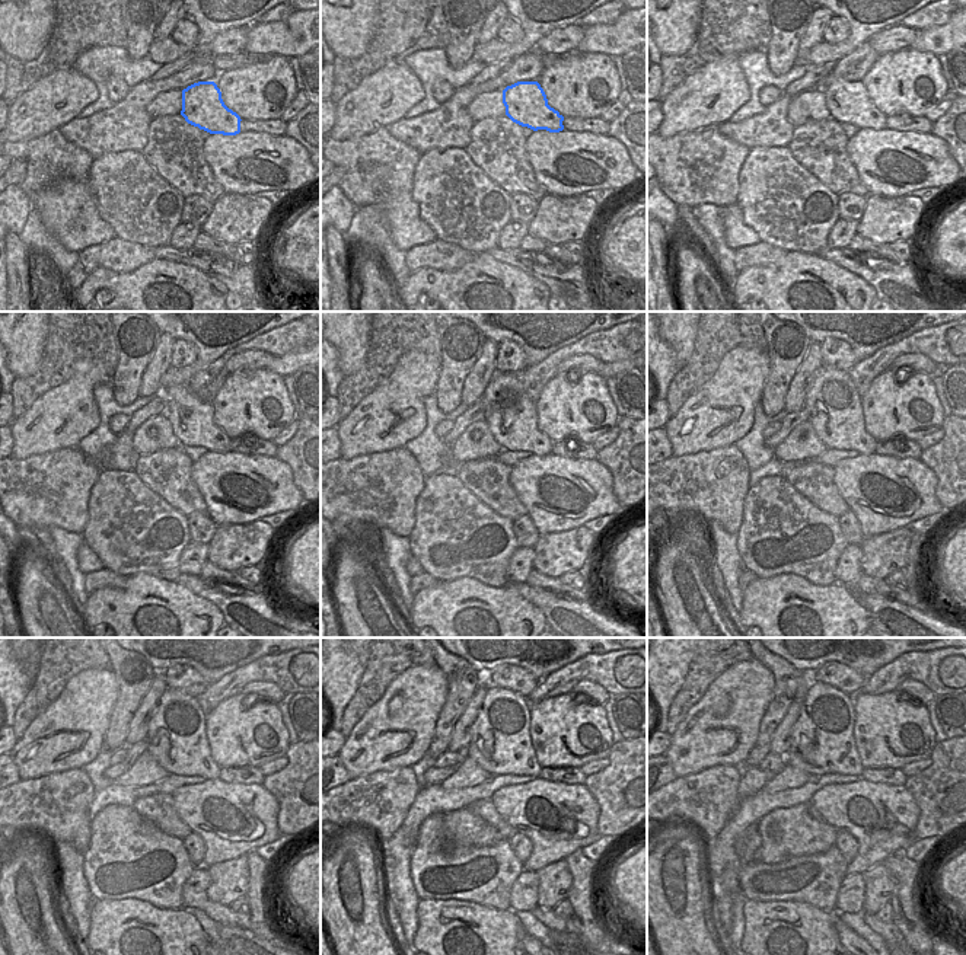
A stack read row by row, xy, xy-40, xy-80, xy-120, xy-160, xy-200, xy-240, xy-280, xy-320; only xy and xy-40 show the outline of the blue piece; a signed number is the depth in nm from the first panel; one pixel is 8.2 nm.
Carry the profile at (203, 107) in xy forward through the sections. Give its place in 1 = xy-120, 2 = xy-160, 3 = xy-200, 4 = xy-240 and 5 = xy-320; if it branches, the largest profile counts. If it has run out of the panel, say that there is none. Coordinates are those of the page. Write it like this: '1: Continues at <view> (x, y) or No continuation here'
1: Continues at xy-120 (193, 421)
2: Continues at xy-160 (509, 412)
3: Continues at xy-200 (834, 406)
4: Continues at xy-240 (177, 740)
5: Continues at xy-320 (822, 743).

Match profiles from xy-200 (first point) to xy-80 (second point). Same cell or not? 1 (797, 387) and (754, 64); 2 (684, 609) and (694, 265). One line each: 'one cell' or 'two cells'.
1: two cells
2: one cell

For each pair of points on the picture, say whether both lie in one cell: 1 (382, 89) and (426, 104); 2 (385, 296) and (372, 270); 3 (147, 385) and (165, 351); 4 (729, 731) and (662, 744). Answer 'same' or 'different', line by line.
1: different
2: same
3: same
4: different

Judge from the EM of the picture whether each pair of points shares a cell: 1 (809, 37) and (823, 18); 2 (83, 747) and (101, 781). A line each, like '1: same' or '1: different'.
1: same
2: different

